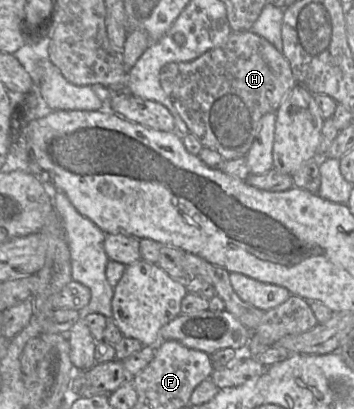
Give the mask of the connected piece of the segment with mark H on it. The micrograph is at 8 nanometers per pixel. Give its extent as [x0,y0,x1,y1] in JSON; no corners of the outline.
[159,31,297,160]

